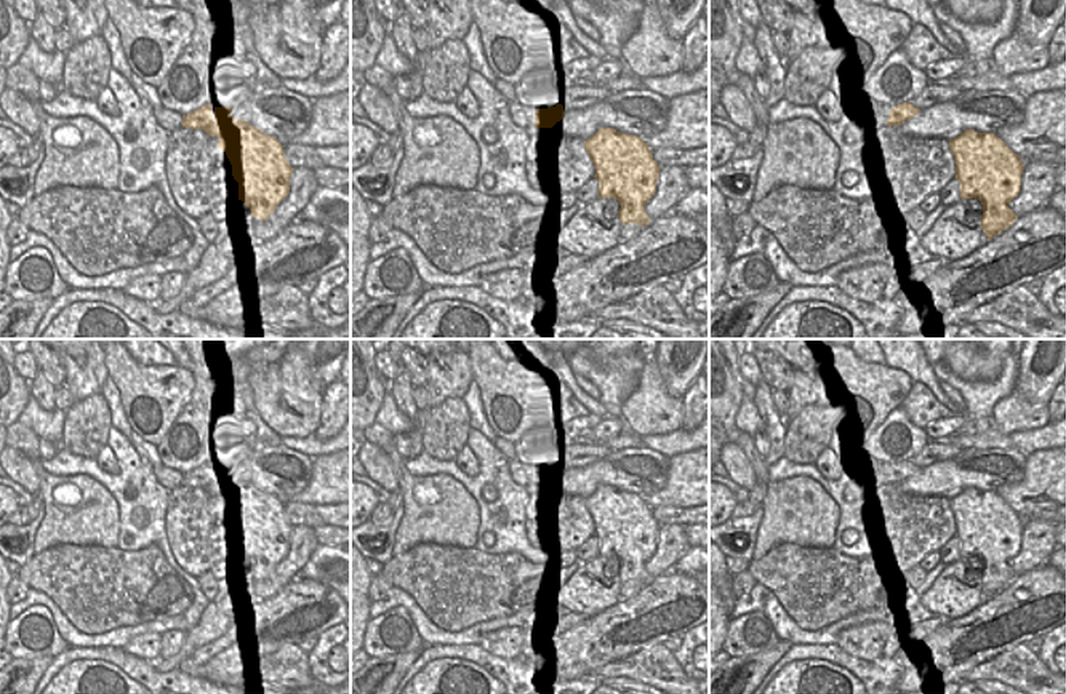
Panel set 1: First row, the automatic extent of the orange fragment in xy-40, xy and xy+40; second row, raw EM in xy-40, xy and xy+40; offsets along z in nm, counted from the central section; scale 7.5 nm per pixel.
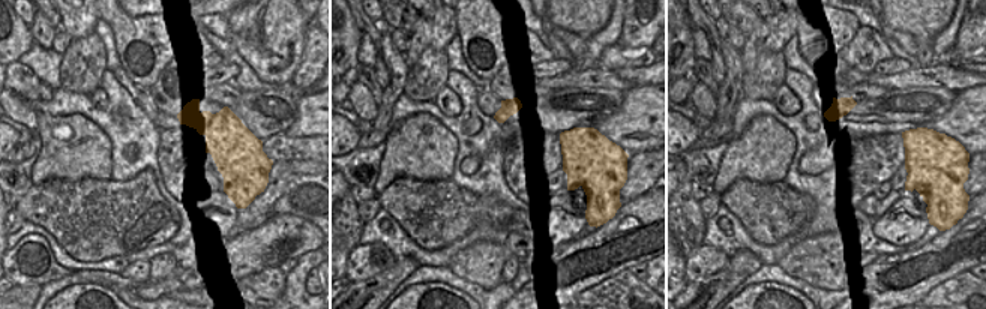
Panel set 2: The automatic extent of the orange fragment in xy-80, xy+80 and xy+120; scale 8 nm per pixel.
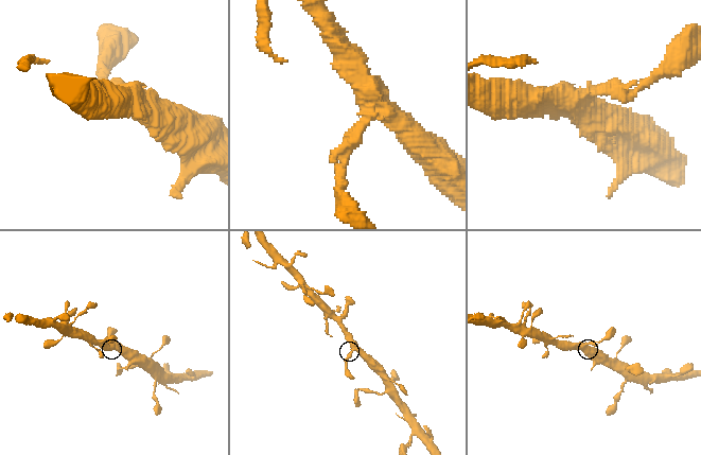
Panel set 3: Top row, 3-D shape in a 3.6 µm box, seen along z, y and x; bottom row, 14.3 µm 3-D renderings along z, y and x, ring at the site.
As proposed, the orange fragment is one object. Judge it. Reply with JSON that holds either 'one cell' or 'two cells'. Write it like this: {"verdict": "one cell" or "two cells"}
{"verdict": "one cell"}

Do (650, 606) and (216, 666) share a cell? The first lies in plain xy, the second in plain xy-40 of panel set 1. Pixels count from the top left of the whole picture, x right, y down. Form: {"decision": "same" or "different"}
{"decision": "different"}

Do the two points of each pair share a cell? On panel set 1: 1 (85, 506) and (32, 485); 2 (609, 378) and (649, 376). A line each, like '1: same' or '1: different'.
1: different
2: different

